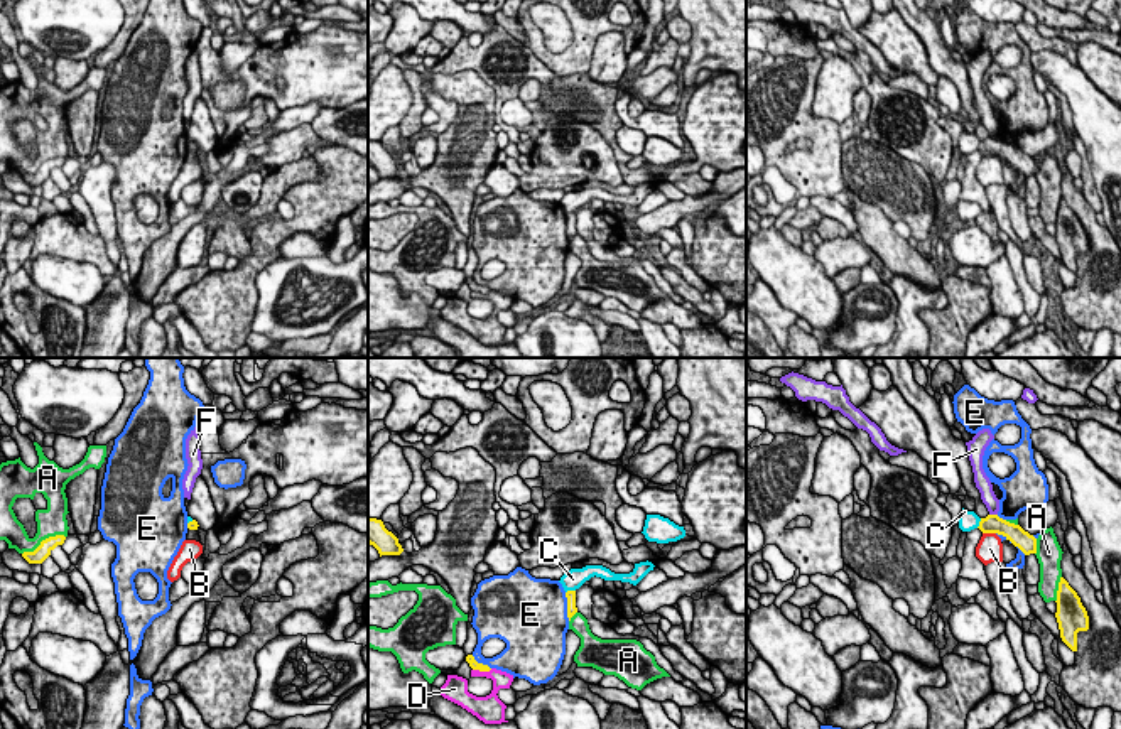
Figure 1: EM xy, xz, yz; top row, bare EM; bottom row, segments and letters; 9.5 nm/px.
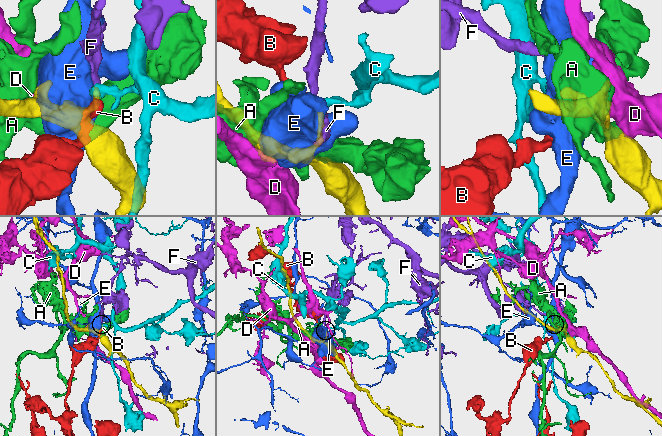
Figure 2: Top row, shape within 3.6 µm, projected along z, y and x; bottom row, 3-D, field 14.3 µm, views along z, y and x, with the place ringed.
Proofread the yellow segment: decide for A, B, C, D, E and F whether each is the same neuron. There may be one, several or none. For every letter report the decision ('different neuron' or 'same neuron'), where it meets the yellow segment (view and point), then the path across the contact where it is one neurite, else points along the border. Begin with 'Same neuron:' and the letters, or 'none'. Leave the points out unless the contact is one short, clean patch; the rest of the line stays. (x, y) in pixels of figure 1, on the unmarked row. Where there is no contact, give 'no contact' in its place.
Same neuron: none
A: different neuron; meets yellow in xy at (43, 162)
B: different neuron; meets yellow in yz at (990, 154)
C: different neuron; meets yellow in xz at (569, 213); border along xz (574, 211), (566, 215)
D: different neuron; meets yellow in xz at (481, 292)
E: different neuron; meets yellow in xz at (568, 228)
F: different neuron; meets yellow in yz at (993, 137); border along yz (990, 135), (996, 137)

